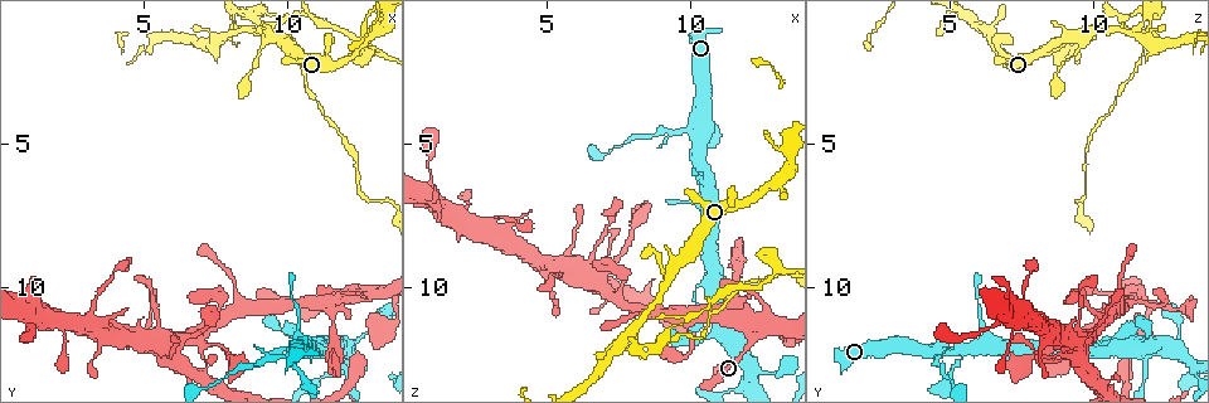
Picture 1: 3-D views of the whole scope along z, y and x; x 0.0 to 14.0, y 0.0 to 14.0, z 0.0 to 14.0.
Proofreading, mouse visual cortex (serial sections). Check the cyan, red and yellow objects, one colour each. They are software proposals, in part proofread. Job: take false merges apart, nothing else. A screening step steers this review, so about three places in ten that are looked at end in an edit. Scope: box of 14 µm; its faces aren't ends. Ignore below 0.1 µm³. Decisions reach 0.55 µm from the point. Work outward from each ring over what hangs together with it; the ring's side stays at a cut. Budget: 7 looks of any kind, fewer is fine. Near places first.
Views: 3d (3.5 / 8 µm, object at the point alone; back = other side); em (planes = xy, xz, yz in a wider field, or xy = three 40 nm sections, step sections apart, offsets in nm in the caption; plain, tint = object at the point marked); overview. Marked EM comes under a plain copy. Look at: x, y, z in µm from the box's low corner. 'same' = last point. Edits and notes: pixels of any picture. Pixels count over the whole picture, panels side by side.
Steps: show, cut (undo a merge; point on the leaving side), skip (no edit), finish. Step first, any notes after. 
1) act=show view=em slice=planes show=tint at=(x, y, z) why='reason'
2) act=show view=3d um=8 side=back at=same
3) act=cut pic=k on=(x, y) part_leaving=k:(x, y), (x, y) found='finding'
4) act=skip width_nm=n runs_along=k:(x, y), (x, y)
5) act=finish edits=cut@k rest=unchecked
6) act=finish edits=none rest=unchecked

act=show view=3d um=3.5 at=(12.1, 10.3, 11.5) why='small branch off a trunk'

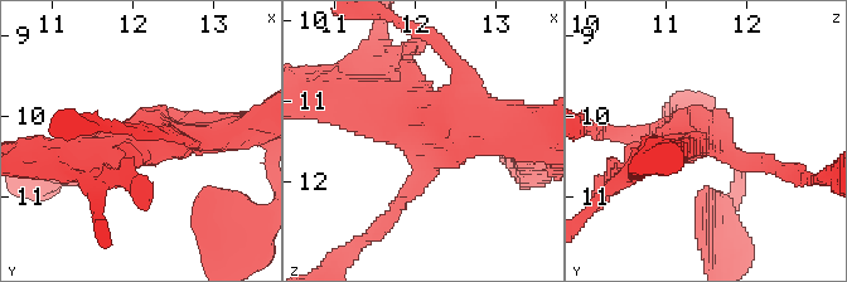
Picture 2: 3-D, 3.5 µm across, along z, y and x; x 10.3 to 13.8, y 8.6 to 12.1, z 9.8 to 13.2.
act=show view=em slice=xy step=3 show=tint at=same

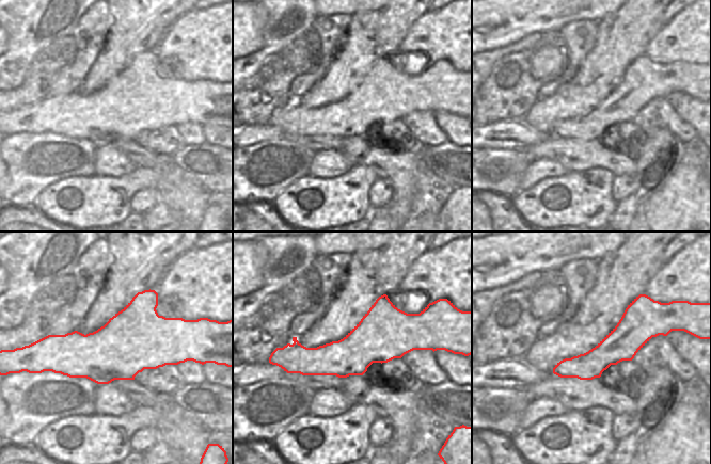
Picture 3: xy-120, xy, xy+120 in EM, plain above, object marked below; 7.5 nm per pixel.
act=skip runs_along=3:(423, 342), (282, 360) found='one cell here'

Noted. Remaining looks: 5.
act=show view=3d um=3.5 at=(6.7, 11.6, 10.0) why='branch point'

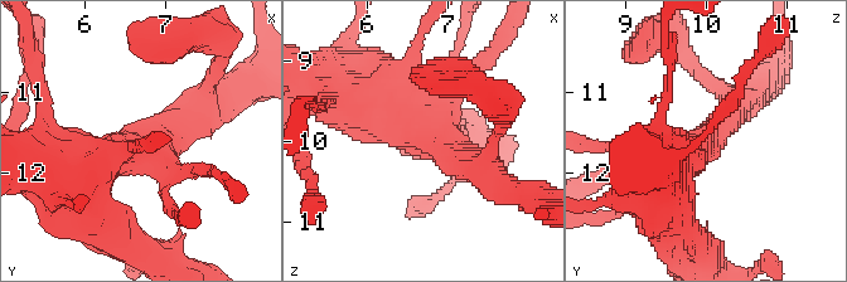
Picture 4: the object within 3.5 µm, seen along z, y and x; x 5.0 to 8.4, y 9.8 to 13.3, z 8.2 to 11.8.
act=show view=em slice=xy step=3 show=tint at=(6.80, 11.60, 9.95) arms=3 arm_widths_nm=200,400,500 why='now the EM'

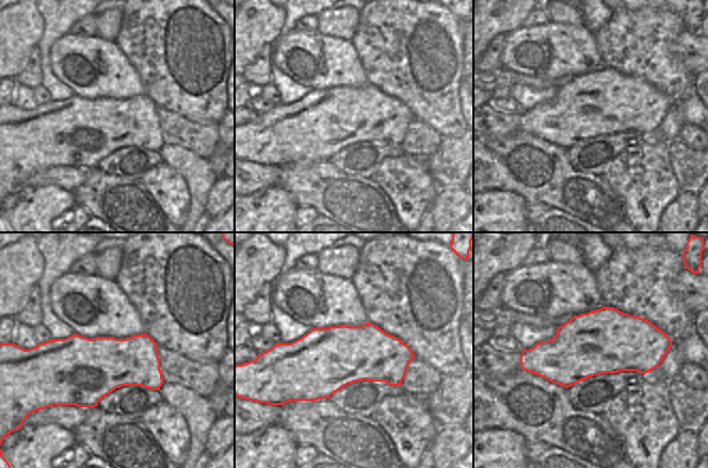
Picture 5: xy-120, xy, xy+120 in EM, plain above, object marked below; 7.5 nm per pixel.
act=skip width_nm=480 runs_along=4:(493, 178), (364, 97) found='one cell here'

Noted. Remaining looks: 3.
act=show view=em slice=xy step=3 show=tint at=(10.0, 12.4, 4.3) why='two arms in line, one across'

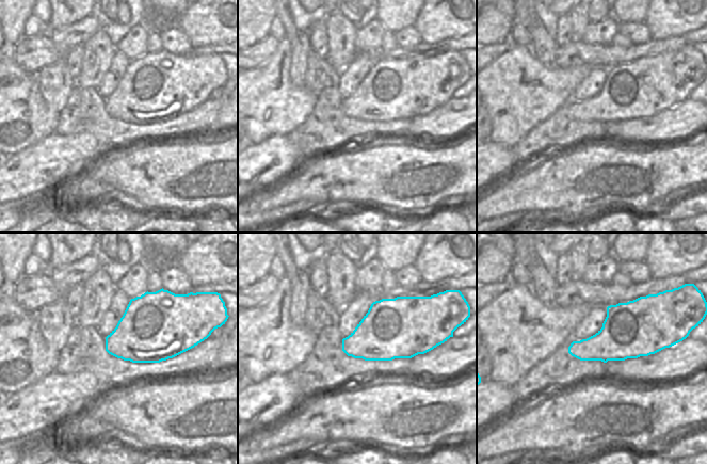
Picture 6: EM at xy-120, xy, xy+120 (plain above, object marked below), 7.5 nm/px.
act=show view=3d um=3.5 at=same

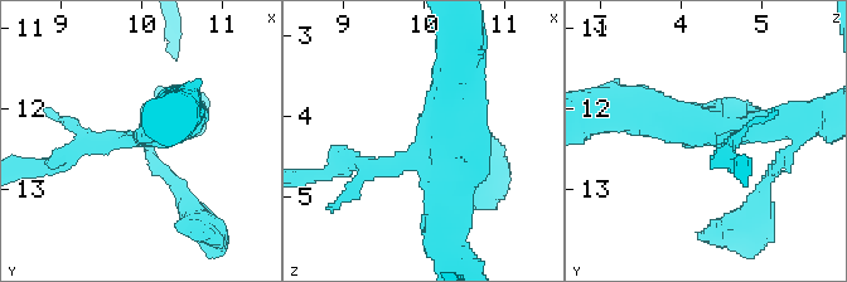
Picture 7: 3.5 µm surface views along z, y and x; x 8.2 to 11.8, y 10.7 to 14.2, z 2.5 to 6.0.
act=skip runs_along=7:(459, 61), (443, 222) found='all the same cell'

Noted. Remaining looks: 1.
act=finish edits=none rest=unchecked

